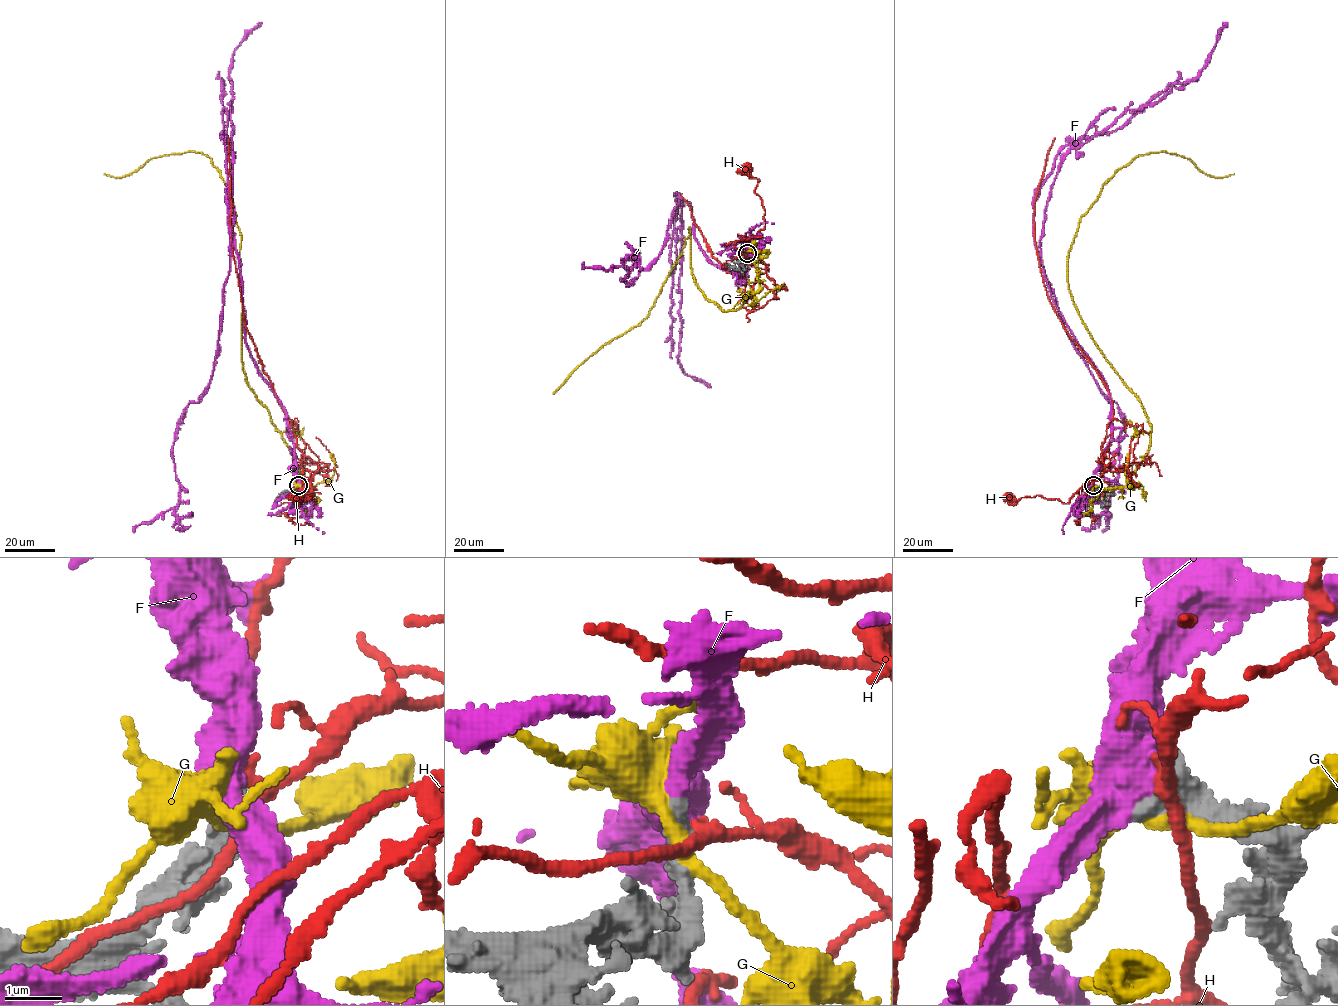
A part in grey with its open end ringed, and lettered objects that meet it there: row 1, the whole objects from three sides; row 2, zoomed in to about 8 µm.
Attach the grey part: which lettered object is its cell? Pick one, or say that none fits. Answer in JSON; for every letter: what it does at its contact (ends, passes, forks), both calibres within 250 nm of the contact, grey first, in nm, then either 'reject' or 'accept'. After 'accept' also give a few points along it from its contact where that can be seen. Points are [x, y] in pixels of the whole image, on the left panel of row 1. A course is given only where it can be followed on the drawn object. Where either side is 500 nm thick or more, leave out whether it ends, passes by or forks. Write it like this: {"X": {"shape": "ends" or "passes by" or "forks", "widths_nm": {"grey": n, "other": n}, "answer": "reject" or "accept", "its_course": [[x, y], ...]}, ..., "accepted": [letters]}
{"F": {"widths_nm": {"grey": 550, "other": 500}, "answer": "accept", "its_course": [[299, 484], [285, 409], [245, 339], [228, 139], [229, 266], [218, 355], [175, 434], [178, 504], [135, 531]]}, "G": {"widths_nm": {"grey": 550, "other": 260}, "answer": "reject"}, "H": {"widths_nm": {"grey": 550, "other": 260}, "answer": "reject"}, "accepted": ["F"]}

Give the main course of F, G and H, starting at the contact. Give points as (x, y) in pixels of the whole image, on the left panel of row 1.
F: (299, 484), (285, 409), (245, 339), (228, 139), (229, 266), (218, 355), (175, 434), (178, 504), (135, 531)
G: (299, 486), (310, 486), (243, 371), (241, 236), (219, 171), (191, 151), (152, 157), (125, 176), (104, 173)
H: (299, 484), (312, 479), (309, 496), (316, 503), (311, 495), (306, 497), (309, 498), (306, 500), (297, 497)

